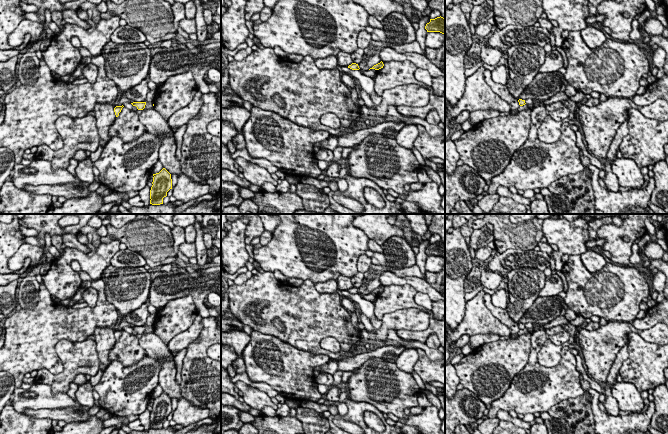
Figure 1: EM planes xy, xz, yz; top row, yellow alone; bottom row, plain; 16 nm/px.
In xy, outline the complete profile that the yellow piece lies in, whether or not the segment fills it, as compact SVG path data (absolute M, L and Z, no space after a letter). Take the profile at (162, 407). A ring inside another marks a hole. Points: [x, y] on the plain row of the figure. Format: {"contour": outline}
{"contour": "M163 392L159 397L153 398L153 406L150 414L150 428L163 428L163 422L167 420L167 416L172 413L171 398Z"}

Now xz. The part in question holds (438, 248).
{"contour": "M437 241L430 243L430 246L426 248L425 253L427 256L440 256L445 259L445 242Z"}

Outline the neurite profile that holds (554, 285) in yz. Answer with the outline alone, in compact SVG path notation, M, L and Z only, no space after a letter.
M551 274L550 276L546 277L545 285L540 290L539 296L540 297L552 297L559 295L564 289L564 284L562 279L557 274Z

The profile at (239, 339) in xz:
M231 329L230 331L221 331L221 344L232 346L237 356L243 358L243 350L250 342L251 336L244 330Z

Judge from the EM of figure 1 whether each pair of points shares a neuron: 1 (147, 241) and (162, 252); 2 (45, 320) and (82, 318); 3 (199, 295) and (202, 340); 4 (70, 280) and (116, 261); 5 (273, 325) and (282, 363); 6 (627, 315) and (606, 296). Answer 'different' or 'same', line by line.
1: same
2: same
3: different
4: different
5: different
6: same

